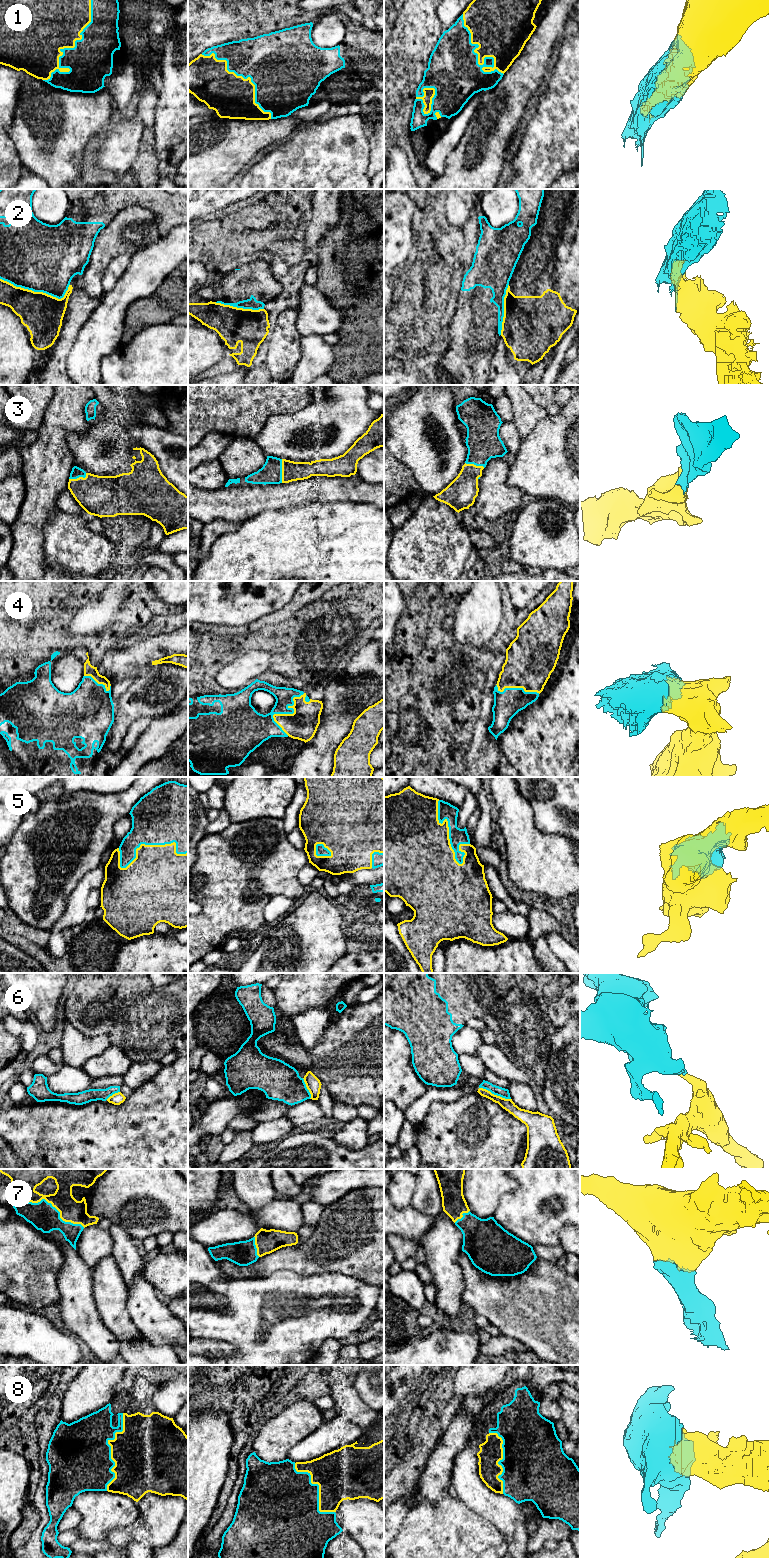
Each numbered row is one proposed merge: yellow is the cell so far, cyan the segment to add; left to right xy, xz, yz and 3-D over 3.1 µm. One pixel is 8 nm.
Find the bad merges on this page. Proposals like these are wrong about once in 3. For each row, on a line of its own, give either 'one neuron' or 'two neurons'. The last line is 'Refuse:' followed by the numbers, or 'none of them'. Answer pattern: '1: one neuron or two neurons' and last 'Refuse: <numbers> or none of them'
1: one neuron
2: two neurons
3: one neuron
4: one neuron
5: one neuron
6: two neurons
7: one neuron
8: one neuron
Refuse: 2, 6

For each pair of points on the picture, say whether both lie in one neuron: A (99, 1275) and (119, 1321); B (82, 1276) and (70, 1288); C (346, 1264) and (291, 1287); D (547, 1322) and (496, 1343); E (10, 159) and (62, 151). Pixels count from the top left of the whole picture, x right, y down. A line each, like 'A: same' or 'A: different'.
A: same
B: same
C: different
D: different
E: different

